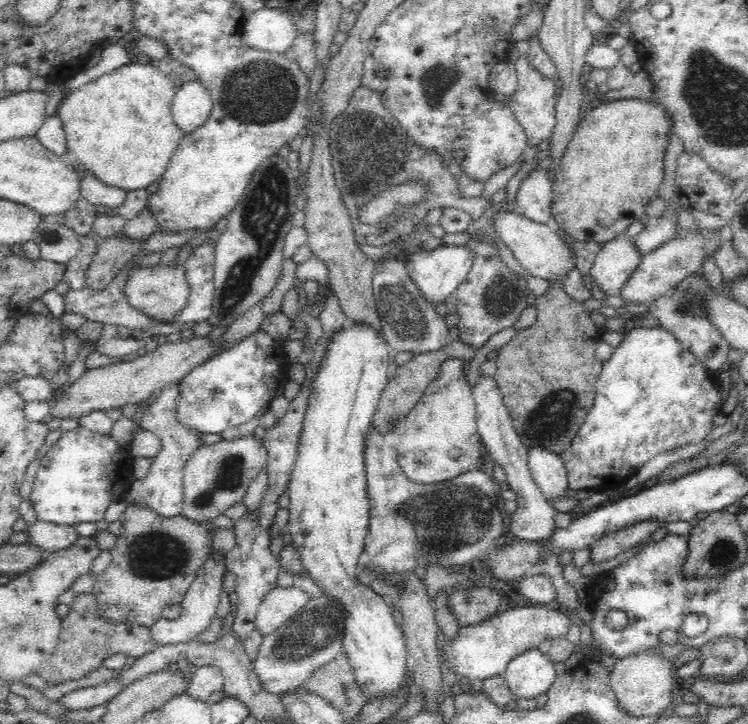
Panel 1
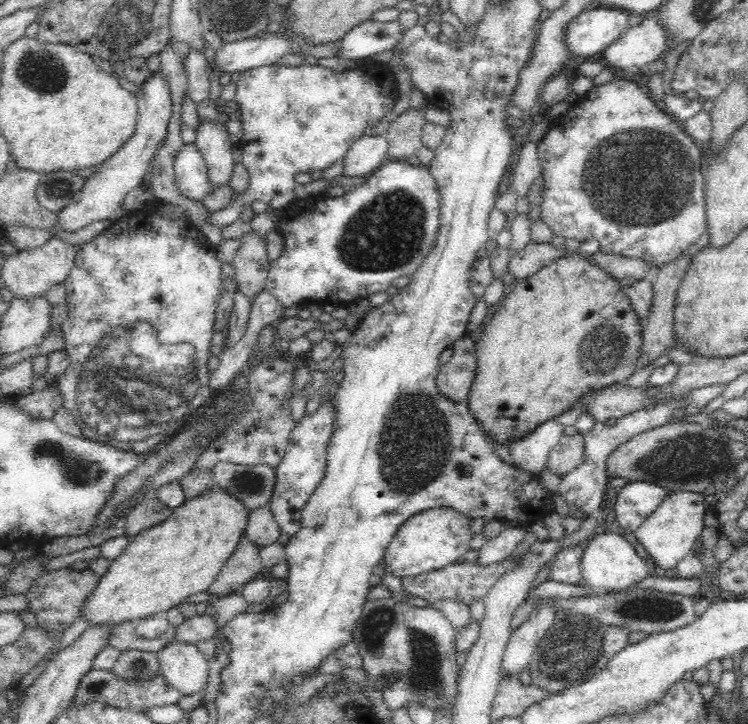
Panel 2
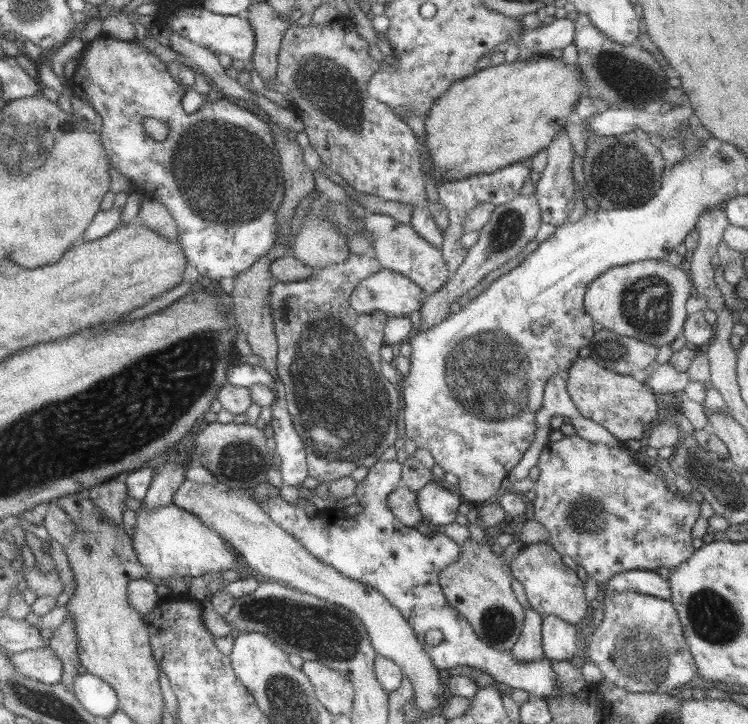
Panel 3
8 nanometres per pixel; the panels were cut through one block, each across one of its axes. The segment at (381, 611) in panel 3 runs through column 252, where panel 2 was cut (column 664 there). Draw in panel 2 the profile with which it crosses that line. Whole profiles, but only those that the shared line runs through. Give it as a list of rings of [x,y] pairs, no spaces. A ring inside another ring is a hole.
[[[676,491],[663,498],[663,503],[635,530],[630,538],[640,543],[654,561],[661,574],[676,566],[690,552],[705,526],[702,516],[707,512],[704,507],[704,495],[698,492]]]

